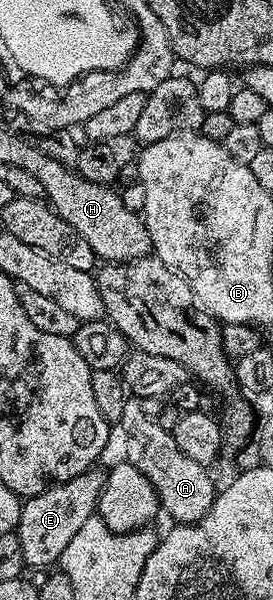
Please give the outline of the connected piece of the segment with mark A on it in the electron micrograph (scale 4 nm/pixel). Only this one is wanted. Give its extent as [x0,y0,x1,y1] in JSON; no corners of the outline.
[120,399,216,523]

